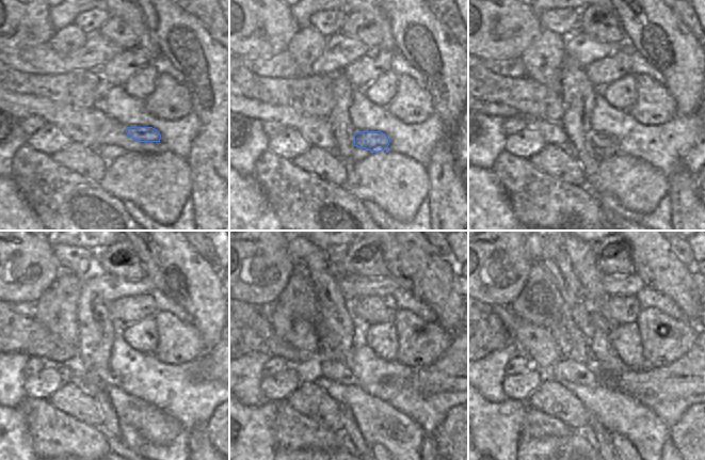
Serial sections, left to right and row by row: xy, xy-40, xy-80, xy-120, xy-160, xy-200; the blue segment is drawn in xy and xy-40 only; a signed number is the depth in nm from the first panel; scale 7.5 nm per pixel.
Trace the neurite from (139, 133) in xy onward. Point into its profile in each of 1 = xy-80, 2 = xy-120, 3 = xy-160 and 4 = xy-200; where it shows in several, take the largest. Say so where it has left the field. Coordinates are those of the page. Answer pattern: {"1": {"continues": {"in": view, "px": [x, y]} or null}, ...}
{"1": {"continues": {"in": "xy-80", "px": [598, 140]}}, "2": {"continues": {"in": "xy-120", "px": [107, 378]}}, "3": {"continues": {"in": "xy-160", "px": [338, 371]}}, "4": {"continues": {"in": "xy-200", "px": [564, 369]}}}

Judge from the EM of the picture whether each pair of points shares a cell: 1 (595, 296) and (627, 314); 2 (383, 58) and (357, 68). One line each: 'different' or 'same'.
1: different
2: same

